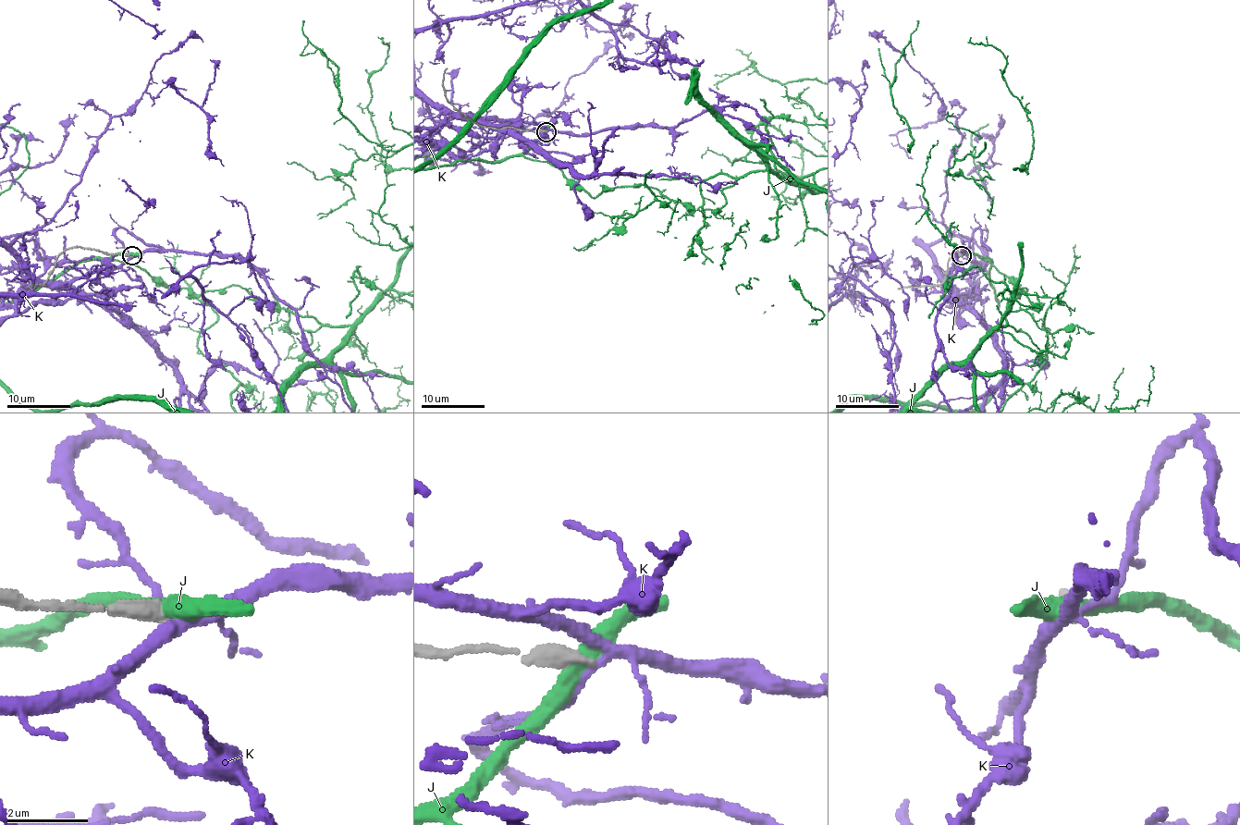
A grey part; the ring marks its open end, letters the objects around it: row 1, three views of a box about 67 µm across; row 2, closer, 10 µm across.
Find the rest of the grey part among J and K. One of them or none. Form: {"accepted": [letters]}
{"accepted": []}

